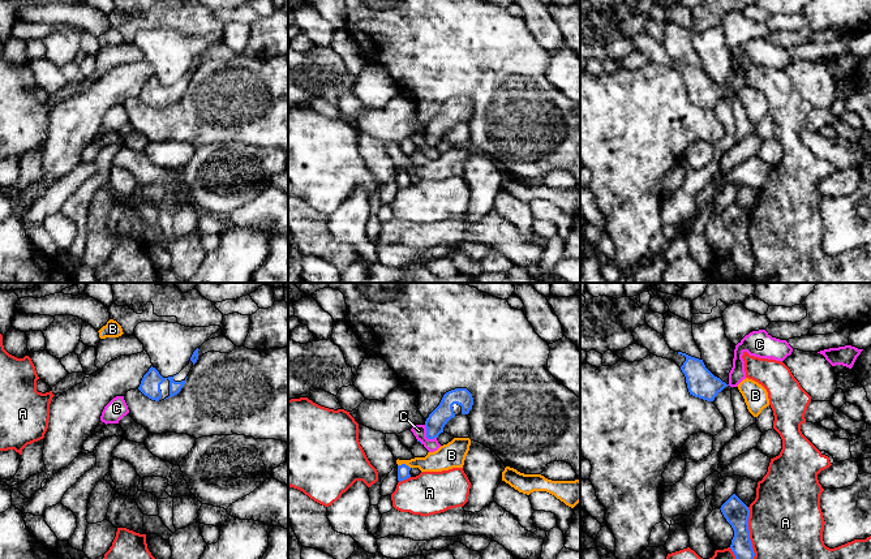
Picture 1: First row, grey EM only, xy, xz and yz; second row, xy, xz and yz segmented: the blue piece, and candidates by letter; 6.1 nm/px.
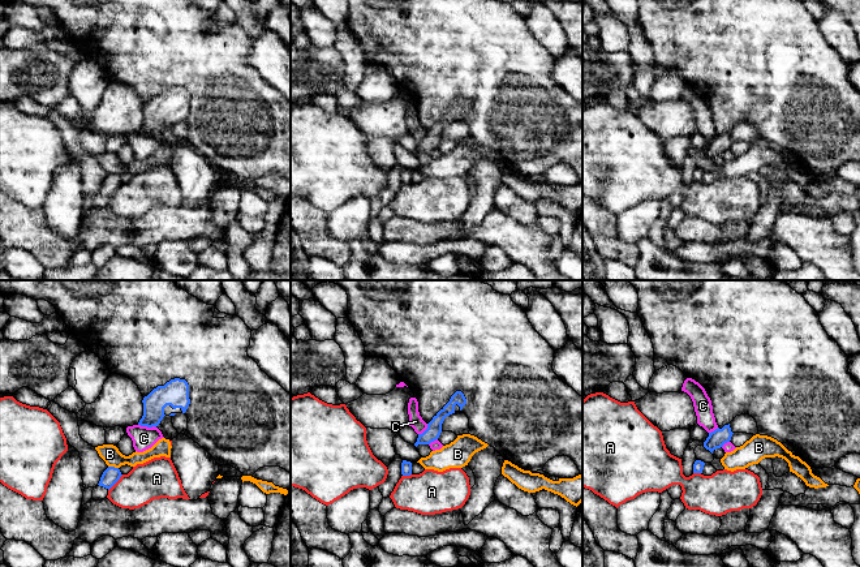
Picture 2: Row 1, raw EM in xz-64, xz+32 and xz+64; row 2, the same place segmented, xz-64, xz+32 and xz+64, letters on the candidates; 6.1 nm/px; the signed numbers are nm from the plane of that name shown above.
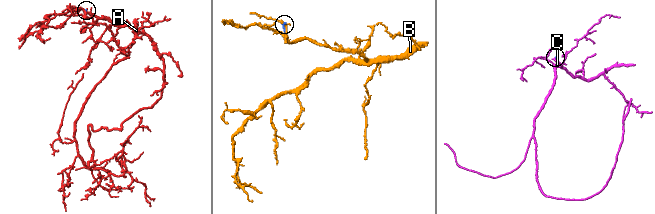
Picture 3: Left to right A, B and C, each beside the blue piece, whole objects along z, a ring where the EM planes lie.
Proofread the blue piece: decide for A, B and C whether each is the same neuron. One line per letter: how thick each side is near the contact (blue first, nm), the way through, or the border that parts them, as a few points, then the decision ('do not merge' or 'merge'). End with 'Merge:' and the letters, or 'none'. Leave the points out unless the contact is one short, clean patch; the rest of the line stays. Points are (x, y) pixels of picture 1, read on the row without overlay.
A: 150 nm thick on the blue side, 460 nm on the other; do not merge
B: 80 nm thick on the blue side, 140 nm on the other; do not merge
C: 120 nm thick on the blue side, 80 nm on the other; border along xz (424, 133), (427, 145), (436, 146); do not merge
Merge: none

